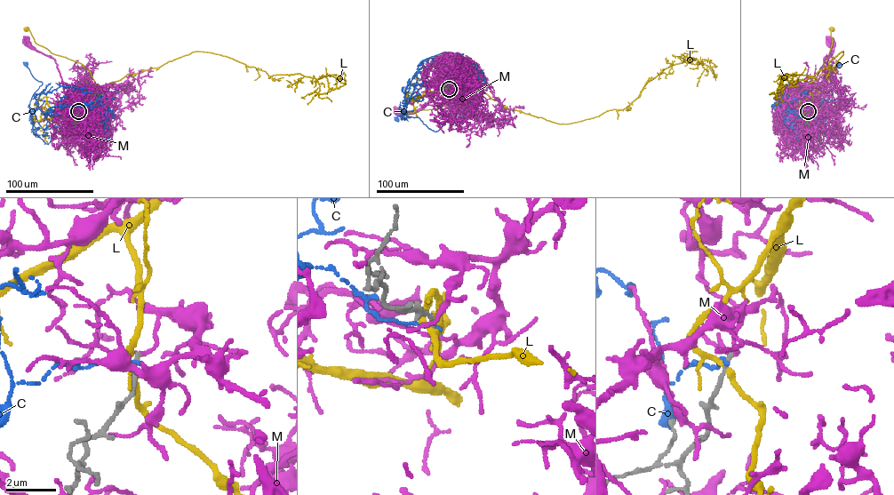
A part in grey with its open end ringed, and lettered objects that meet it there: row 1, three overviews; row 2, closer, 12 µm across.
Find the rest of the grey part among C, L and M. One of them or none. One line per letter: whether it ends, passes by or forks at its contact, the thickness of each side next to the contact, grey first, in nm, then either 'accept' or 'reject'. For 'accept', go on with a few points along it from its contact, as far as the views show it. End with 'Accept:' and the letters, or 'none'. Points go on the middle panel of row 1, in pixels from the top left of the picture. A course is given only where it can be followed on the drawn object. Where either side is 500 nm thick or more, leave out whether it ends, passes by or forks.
C: it ends; calibres 170 and 120 nm; reject
L: it passes by; calibres 190 and 240 nm; reject
M: it passes by; calibres 140 and 120 nm; reject
Accept: none

